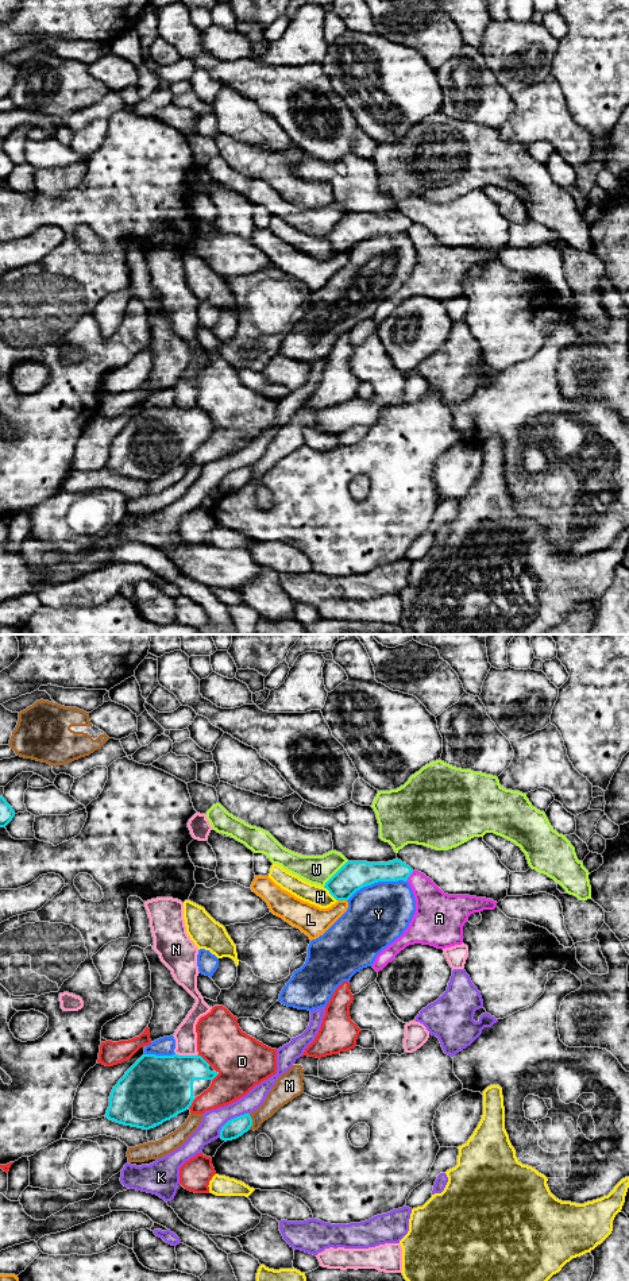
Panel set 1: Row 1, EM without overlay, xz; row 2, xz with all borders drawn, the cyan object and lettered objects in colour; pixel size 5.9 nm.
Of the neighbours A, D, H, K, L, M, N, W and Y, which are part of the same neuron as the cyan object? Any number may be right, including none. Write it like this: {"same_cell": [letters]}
{"same_cell": []}

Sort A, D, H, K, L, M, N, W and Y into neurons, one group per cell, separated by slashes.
A / D / H / K / L / M / N / W / Y

